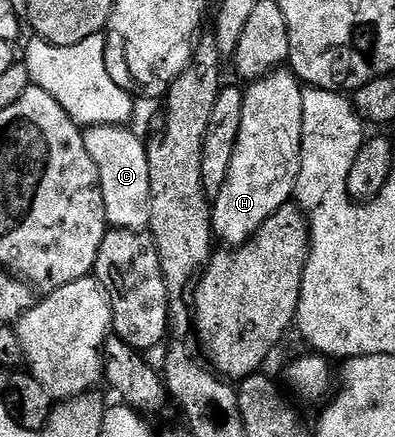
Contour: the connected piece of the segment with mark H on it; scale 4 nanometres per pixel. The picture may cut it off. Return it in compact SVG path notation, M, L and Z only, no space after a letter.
M273 70L266 75L261 76L259 80L251 81L243 89L244 101L242 102L242 126L238 130L238 142L234 146L234 158L230 158L230 174L226 178L226 182L222 186L222 190L211 201L212 205L212 230L217 241L220 240L224 246L239 246L247 242L253 234L260 229L266 222L266 218L270 218L275 214L282 205L289 203L293 199L296 190L296 179L298 178L298 170L300 169L300 143L302 142L302 94L304 88L299 80L297 80L291 70Z

